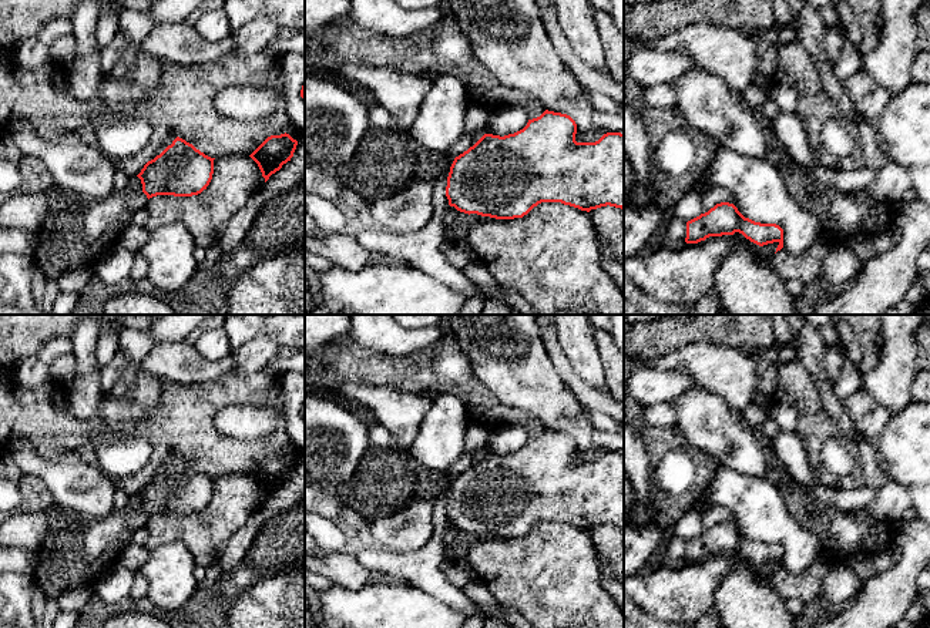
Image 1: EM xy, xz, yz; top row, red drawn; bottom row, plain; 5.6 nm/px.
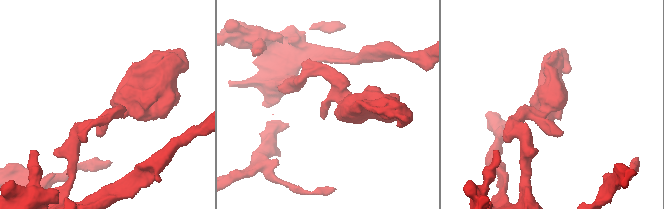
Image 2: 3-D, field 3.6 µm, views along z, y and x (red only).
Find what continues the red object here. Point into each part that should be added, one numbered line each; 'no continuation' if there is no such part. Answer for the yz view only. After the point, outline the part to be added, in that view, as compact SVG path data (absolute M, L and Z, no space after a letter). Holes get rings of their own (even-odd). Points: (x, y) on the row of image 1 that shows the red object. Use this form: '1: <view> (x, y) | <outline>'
no continuation

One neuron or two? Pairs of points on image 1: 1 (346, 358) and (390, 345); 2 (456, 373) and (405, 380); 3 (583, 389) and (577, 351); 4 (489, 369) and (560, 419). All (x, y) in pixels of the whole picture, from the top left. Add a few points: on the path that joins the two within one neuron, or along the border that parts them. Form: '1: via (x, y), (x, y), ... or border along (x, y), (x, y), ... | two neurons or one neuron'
1: border along (346, 333), (376, 352), (405, 356) | two neurons
2: via (443, 373), (418, 373) | one neuron
3: border along (563, 349), (563, 353), (583, 379), (607, 392) | two neurons
4: via (506, 369), (510, 369), (543, 402) | one neuron

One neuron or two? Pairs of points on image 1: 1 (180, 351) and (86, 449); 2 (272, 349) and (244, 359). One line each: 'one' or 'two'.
1: two
2: one

